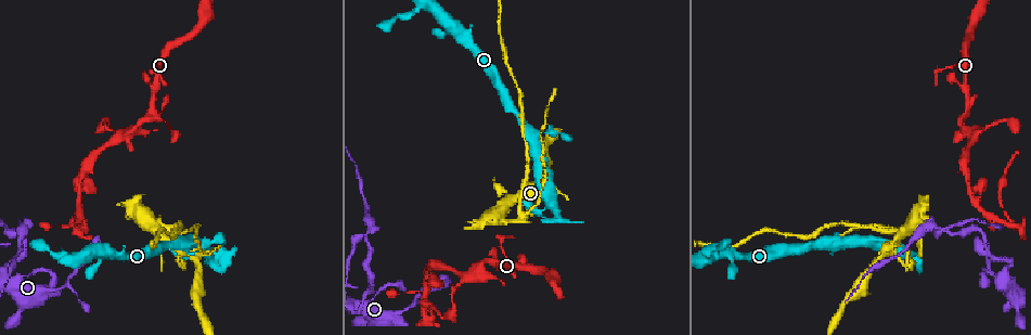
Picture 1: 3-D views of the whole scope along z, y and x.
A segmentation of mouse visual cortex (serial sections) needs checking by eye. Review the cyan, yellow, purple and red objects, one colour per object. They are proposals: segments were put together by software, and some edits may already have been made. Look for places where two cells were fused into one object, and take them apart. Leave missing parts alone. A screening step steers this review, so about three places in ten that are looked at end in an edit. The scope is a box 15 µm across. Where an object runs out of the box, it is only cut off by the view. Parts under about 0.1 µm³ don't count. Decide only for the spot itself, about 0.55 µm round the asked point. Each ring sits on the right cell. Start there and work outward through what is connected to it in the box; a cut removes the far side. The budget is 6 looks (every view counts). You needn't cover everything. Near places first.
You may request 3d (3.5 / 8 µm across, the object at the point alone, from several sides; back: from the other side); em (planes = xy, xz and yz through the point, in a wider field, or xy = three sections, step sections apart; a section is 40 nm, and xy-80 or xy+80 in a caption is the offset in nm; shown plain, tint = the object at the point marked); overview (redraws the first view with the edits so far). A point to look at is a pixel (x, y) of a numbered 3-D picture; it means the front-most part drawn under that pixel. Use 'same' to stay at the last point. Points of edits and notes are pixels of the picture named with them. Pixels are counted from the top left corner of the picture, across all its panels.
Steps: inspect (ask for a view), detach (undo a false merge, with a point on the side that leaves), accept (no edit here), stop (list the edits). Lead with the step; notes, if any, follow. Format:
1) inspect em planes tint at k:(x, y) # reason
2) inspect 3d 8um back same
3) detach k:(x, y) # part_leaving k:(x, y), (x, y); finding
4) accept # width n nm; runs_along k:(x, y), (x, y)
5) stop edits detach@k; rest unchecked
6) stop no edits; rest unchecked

inspect 3d 8um at 1:(133, 211) # abrupt turn

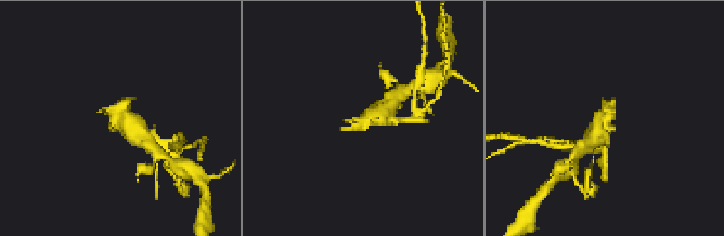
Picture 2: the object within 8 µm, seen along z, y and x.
inspect em xy step 2 tint at 2:(607, 117) # now the EM

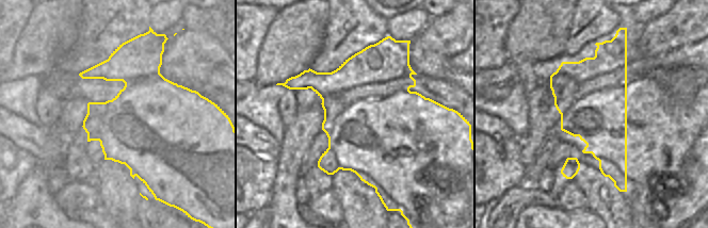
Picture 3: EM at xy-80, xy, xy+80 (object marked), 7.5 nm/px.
accept # runs_along 2:(146, 140), (121, 119), (133, 97); one cell here

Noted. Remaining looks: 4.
inspect 3d 3.5um at 1:(559, 220) # abrupt turn

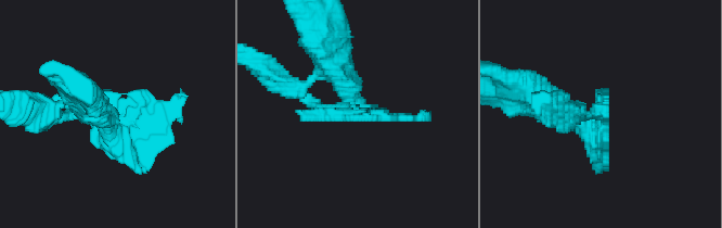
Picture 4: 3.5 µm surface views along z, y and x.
inspect em planes tint at 4:(592, 133) # need the tissue

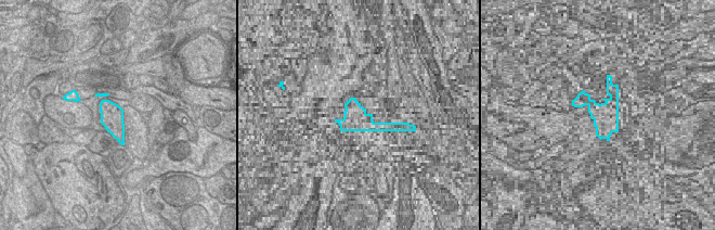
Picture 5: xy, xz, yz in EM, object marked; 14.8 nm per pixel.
detach 4:(166, 106) # a second cell is stuck on

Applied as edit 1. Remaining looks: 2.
inspect 3d 3.5um at 1:(965, 114)

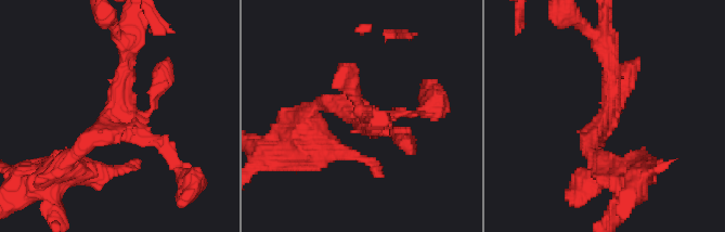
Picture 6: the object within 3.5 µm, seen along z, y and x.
inspect em xy step 2 tint at 6:(120, 114)

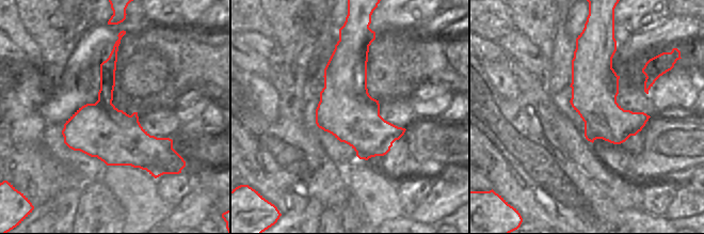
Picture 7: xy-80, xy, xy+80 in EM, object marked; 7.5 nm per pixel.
accept # runs_along 6:(128, 44), (118, 114), (68, 160); one cell here

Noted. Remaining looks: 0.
stop edits detach@4; rest unchecked

